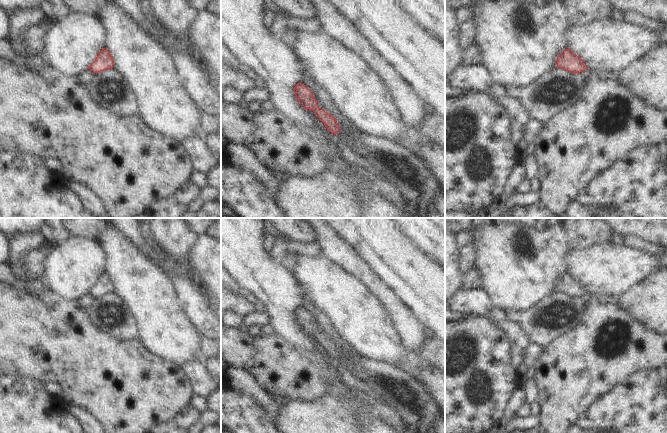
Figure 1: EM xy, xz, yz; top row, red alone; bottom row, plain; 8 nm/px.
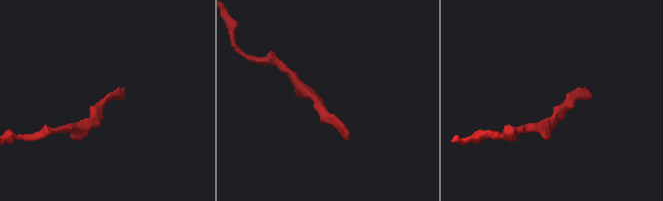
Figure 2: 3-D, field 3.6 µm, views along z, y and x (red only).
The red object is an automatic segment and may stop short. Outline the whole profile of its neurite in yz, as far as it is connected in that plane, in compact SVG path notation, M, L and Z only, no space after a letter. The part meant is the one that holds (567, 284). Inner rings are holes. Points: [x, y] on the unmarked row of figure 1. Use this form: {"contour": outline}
{"contour": "M570 273L564 274L557 281L557 291L572 297L580 297L587 293L583 284L579 280L575 279Z"}

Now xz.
{"contour": "M302 307L297 308L294 311L294 317L296 319L296 323L305 331L305 333L310 333L315 336L328 355L338 358L340 361L344 359L342 349L338 348L334 341L318 331L312 316L306 310Z"}

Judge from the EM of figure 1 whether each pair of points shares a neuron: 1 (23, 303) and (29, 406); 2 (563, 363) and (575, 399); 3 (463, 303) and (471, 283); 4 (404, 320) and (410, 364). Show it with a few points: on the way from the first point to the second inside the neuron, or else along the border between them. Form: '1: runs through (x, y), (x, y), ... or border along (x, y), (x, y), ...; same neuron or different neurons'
1: border along (10, 373), (21, 373), (39, 379), (42, 382); different neurons
2: runs through (570, 372), (570, 390); same neuron
3: border along (481, 286), (463, 289); different neurons
4: border along (427, 337), (419, 349), (407, 351); different neurons

